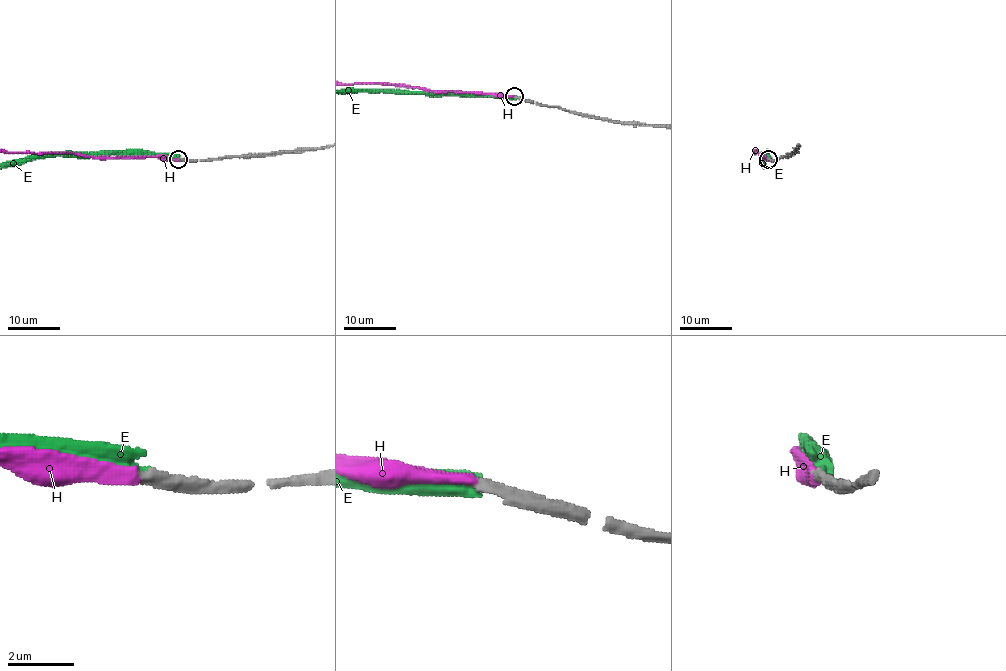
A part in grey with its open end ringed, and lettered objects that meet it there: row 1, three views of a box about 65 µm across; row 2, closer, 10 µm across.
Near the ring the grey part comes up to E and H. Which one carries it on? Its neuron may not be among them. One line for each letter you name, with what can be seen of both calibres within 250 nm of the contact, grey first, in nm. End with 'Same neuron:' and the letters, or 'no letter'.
H: 280 nm thick on the grey side, 380 nm on the other
Same neuron: H

